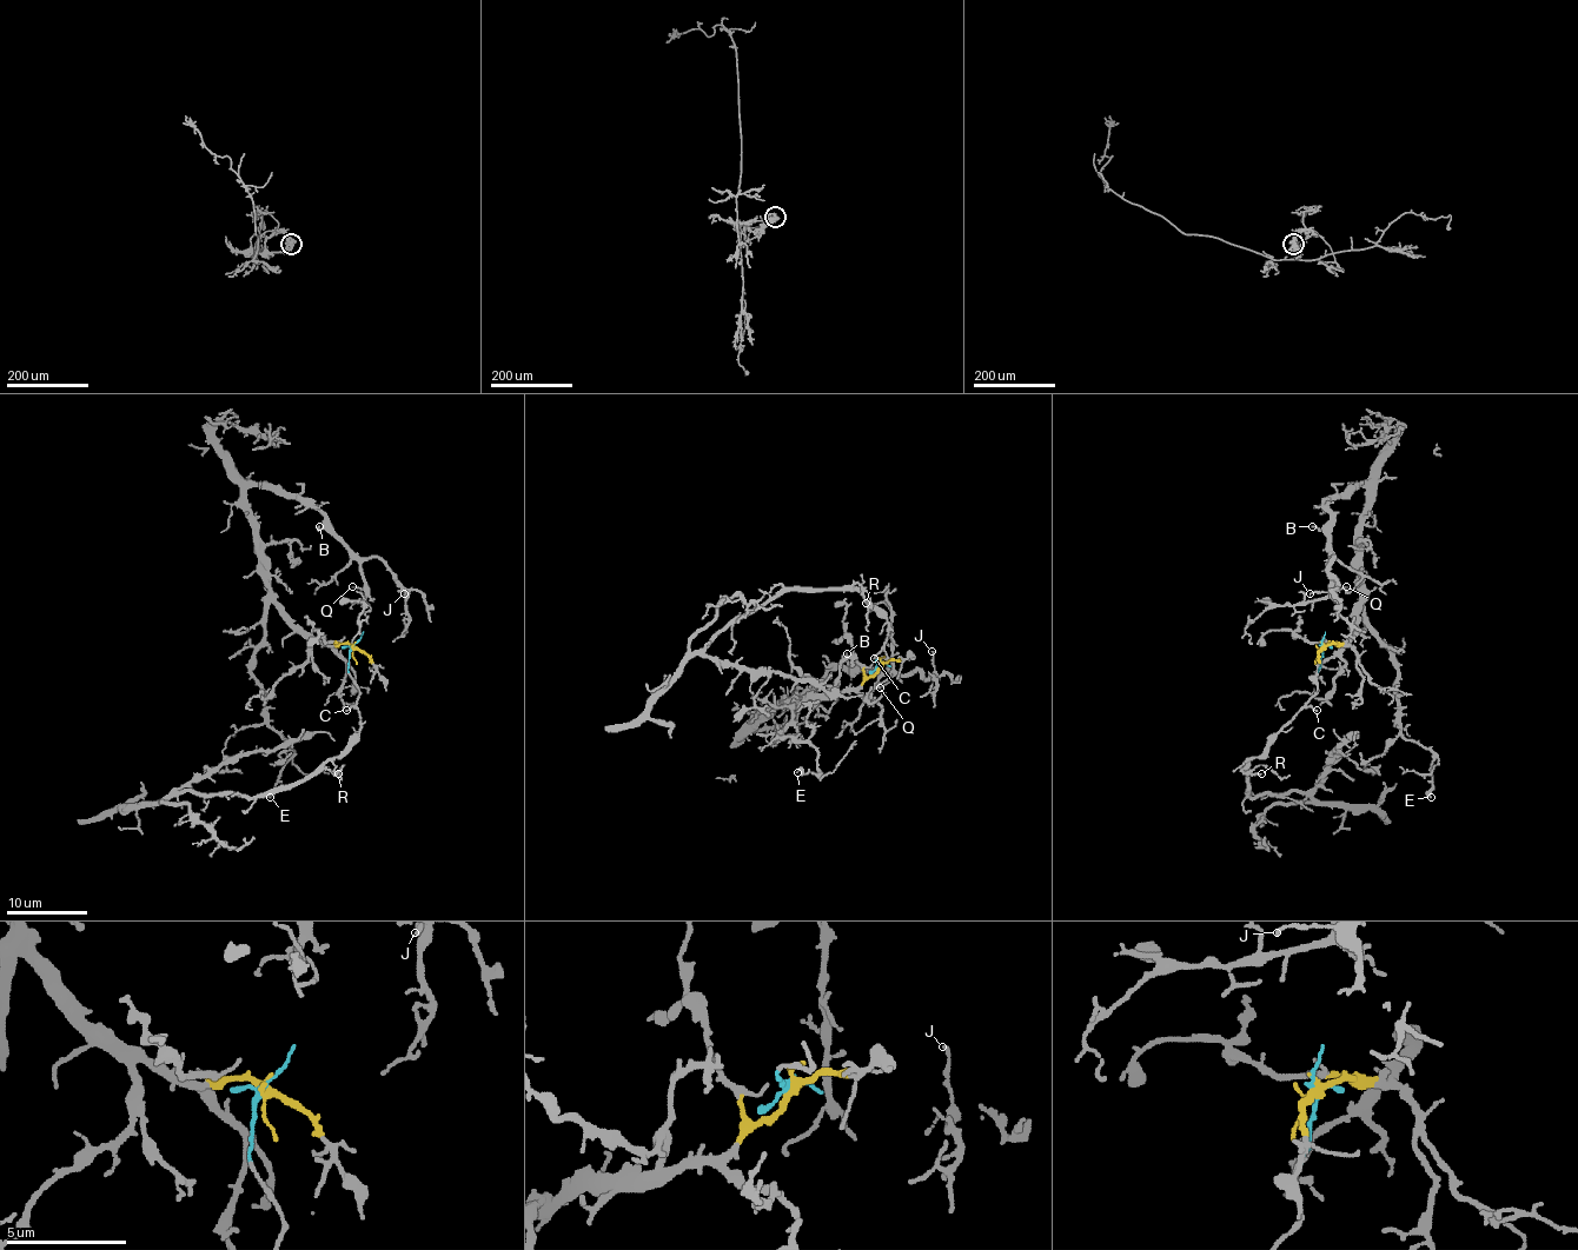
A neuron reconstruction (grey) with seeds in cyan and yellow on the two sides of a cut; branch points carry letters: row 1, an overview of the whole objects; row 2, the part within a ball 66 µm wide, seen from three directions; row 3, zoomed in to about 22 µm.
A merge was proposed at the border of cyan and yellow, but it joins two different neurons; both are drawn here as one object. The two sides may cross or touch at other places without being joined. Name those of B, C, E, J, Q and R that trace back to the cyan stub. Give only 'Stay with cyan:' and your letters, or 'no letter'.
Stay with cyan: C, R

